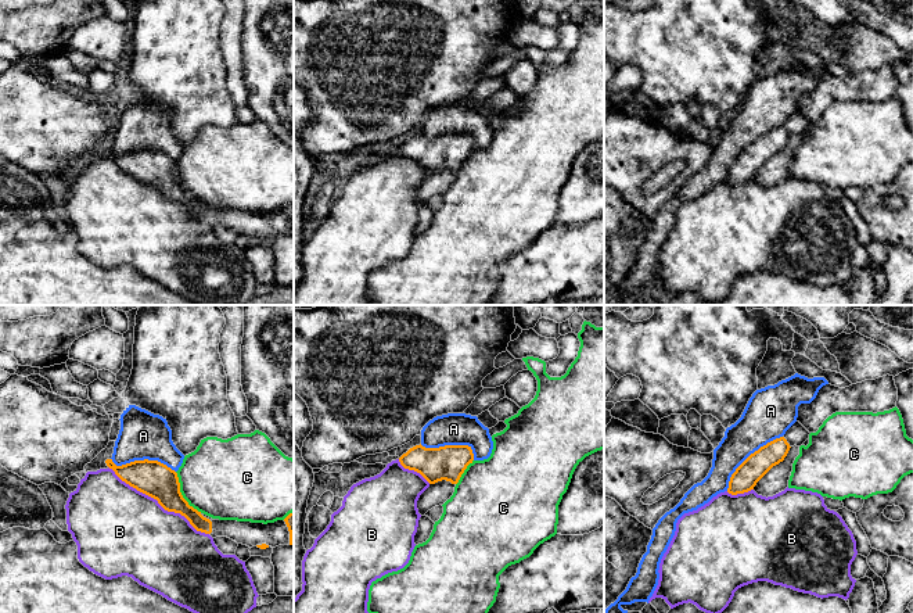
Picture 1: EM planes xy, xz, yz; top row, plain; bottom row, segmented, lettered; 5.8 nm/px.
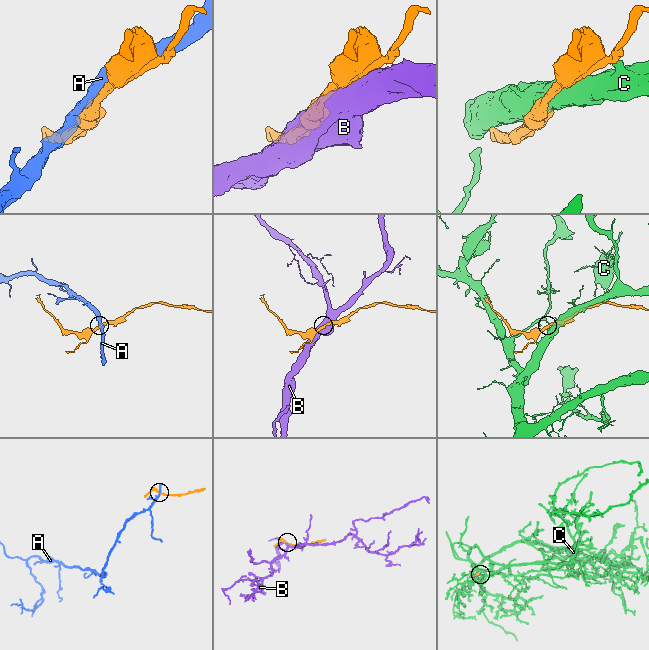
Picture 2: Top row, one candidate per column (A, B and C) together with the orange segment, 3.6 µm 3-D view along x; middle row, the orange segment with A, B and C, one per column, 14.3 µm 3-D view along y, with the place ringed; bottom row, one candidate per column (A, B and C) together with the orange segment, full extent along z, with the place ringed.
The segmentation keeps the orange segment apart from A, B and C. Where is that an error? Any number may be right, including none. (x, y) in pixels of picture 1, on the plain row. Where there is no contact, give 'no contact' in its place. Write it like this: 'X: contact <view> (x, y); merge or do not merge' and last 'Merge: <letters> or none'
A: contact yz (748, 146); do not merge
B: contact xy (158, 192); do not merge
C: contact xy (180, 183); do not merge
Merge: none

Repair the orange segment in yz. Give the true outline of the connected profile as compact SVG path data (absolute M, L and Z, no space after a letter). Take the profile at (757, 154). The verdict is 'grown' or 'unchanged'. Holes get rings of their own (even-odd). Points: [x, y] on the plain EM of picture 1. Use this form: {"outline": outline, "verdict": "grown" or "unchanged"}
{"outline": "M784 126L776 128L751 143L732 164L727 182L732 184L744 183L776 154L784 150L790 140Z", "verdict": "unchanged"}

